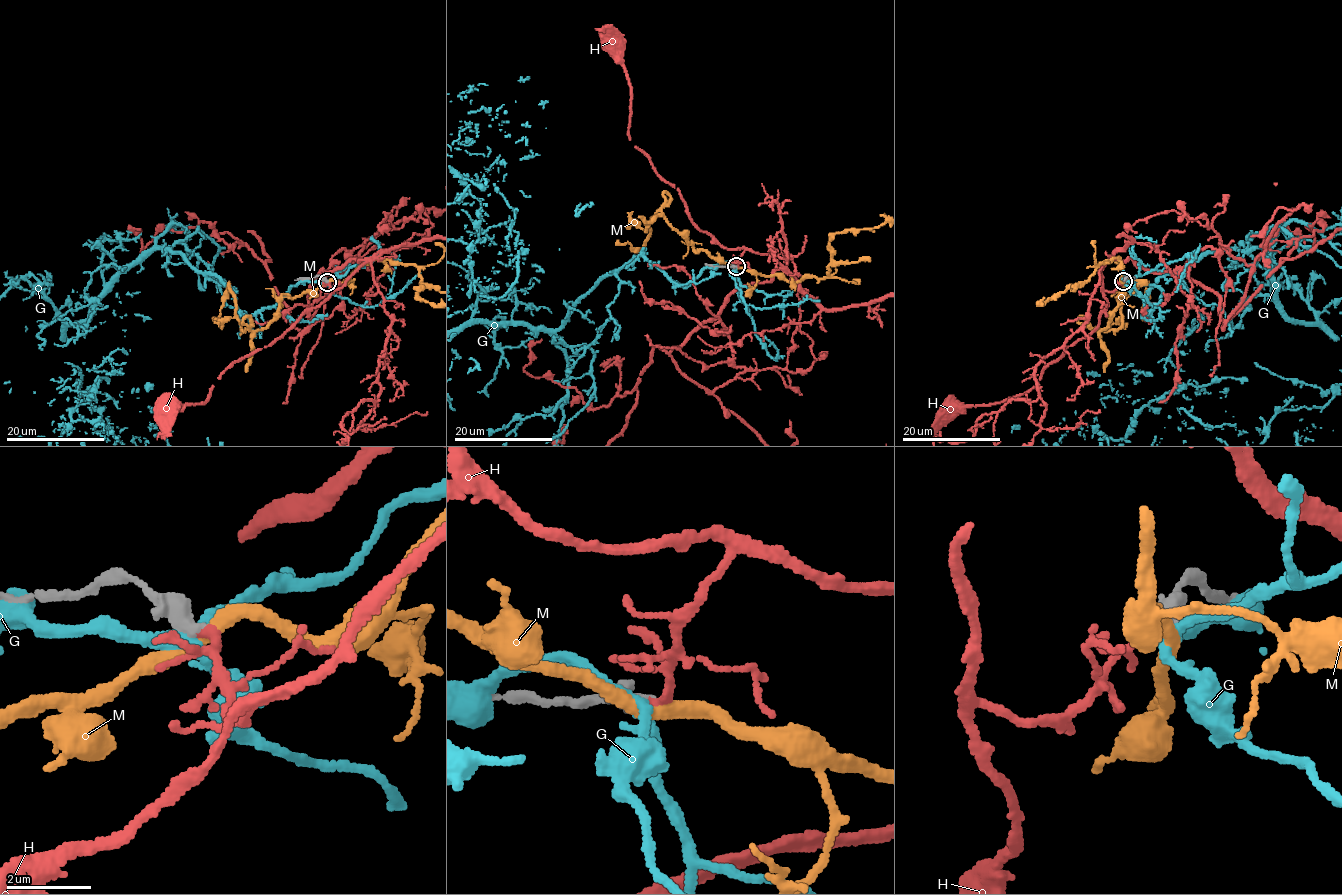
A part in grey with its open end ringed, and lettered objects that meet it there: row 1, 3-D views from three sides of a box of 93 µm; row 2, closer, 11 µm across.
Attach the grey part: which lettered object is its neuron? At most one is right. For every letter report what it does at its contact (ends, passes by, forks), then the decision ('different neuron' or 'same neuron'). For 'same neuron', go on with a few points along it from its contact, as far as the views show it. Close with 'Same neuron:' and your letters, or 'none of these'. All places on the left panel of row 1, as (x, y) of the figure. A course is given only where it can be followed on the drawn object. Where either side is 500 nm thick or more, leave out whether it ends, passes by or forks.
G: it forks there; different neuron
H: it ends there; same neuron; it runs (327, 282), (332, 292), (281, 336), (232, 364), (212, 385), (207, 400), (167, 404), (160, 406), (164, 408)
M: it passes by; different neuron
Same neuron: H

